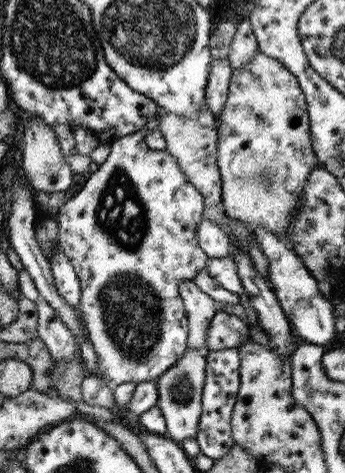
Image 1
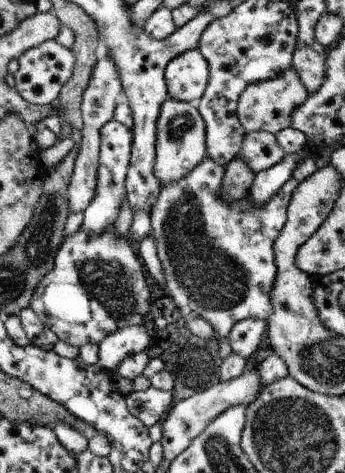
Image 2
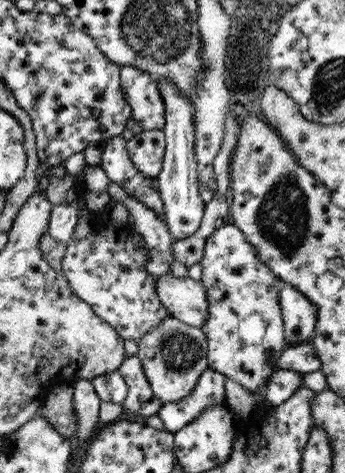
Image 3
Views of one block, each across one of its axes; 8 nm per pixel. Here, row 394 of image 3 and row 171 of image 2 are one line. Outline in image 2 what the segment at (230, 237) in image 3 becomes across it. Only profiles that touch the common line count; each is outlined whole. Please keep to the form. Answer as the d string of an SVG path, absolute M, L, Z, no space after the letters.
M253 132L245 134L239 158L257 174L273 168L285 158L285 150L277 144L277 136L271 132Z

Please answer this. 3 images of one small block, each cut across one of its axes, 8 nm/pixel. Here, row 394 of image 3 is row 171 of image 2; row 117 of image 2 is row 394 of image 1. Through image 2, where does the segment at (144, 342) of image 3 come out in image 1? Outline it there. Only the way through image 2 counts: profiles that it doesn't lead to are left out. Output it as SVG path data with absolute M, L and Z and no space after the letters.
M185 350L185 354L171 366L165 374L161 374L157 382L159 402L157 408L163 414L167 424L165 436L175 444L183 444L183 440L195 440L199 432L201 418L201 394L203 394L203 372L205 372L205 356L197 354L197 350Z

